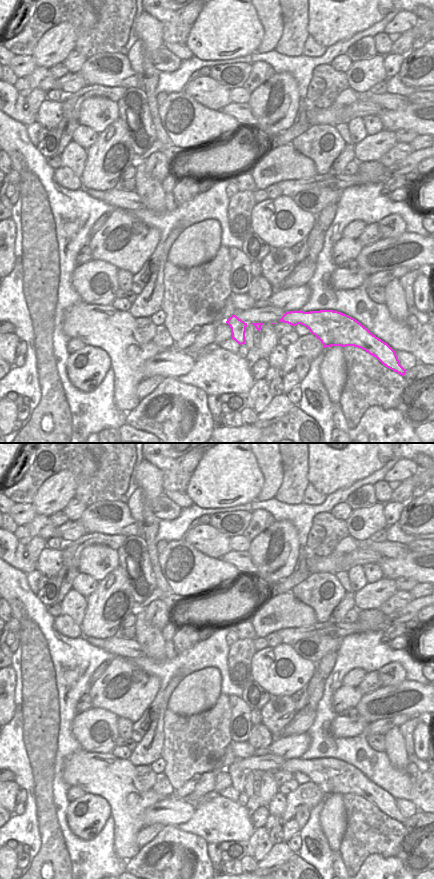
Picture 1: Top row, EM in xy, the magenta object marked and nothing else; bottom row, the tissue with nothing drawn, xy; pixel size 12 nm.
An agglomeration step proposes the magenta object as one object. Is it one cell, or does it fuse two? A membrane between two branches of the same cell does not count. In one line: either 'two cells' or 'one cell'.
two cells

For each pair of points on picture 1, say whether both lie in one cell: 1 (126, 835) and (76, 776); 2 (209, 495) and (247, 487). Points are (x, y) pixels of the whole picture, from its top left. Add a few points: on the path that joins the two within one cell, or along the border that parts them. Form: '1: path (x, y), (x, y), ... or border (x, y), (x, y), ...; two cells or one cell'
1: path (126, 816), (126, 809), (95, 778); one cell
2: path (218, 486), (238, 486); one cell

